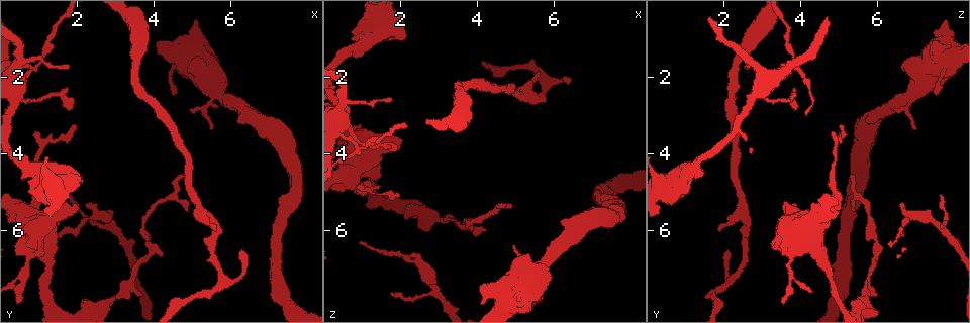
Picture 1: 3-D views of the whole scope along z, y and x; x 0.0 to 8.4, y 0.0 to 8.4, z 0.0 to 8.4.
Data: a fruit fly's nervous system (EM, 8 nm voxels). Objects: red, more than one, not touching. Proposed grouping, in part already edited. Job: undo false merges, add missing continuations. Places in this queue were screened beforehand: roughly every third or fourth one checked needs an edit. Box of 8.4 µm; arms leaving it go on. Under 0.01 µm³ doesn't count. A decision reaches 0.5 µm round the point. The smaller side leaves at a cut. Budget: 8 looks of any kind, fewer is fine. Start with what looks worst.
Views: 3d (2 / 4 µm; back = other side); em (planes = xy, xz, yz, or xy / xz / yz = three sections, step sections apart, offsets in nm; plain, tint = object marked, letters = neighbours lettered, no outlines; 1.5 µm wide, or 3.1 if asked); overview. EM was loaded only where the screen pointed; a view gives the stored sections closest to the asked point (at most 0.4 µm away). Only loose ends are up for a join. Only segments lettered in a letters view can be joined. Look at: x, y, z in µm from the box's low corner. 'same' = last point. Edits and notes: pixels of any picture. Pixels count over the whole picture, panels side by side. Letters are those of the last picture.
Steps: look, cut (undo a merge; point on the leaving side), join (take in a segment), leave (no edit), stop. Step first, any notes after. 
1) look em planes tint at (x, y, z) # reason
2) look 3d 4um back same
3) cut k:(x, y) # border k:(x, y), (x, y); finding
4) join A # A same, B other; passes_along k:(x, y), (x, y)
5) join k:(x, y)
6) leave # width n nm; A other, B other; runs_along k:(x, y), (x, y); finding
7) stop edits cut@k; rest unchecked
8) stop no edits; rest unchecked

look em xy step 8 tint at (2.20, 5.30, 6.60) # an open end

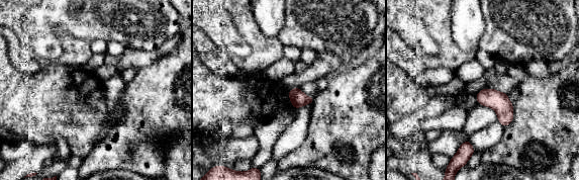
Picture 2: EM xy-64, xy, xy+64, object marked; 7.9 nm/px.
look em planes letters same # another direction

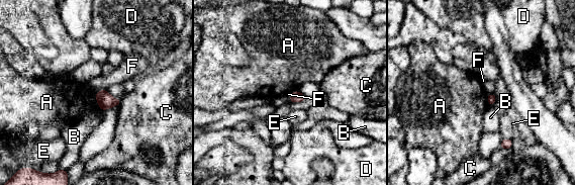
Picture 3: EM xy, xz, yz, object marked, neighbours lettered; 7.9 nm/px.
leave # A other, B other, C other, D other, E other, F other; border 3:(95, 92), (97, 104), (101, 109); none of them fits

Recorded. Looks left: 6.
look 3d 2um at (0.85, 1.70, 3.80) # abrupt turn

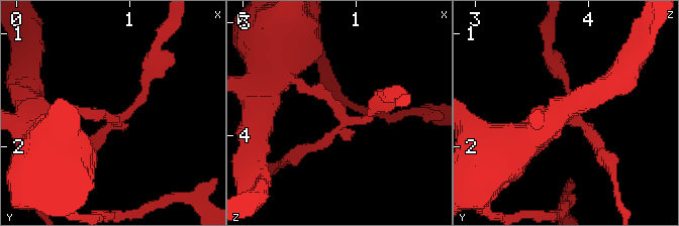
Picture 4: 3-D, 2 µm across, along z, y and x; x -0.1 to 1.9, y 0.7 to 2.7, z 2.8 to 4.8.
look em xz step 4 letters at (0.90, 1.74, 3.82)

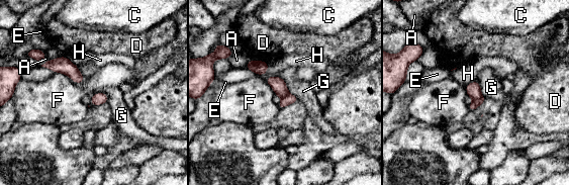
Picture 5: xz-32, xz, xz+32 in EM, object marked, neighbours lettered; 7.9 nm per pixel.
cut 5:(474, 104) # width 90 nm; A other, C other, D other, E other, F other, G other, H other; two neurons meet here

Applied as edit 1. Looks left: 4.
look overview

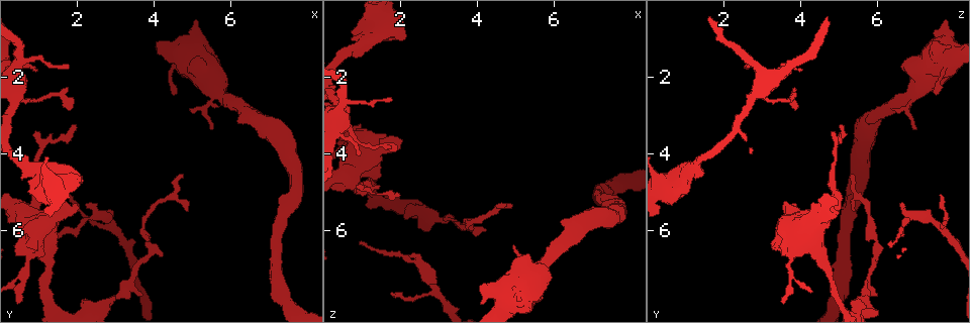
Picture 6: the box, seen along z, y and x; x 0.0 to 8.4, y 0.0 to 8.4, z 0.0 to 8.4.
look em planes plain at (0.95, 6.45, 6.30) # branch stops here

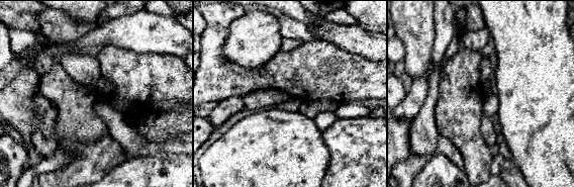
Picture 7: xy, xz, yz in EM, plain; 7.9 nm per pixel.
look em planes letters same

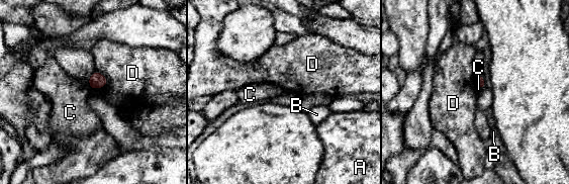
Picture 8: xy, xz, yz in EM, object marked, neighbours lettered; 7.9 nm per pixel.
leave # A other, B other, C other, D other; border 8:(88, 80), (91, 89); none of them fits

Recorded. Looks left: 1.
stop edits cut@5; rest unchecked

